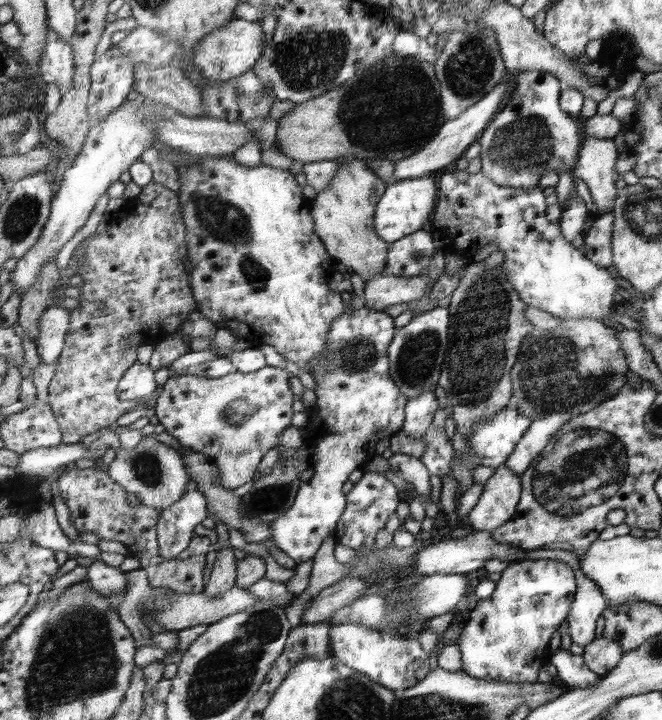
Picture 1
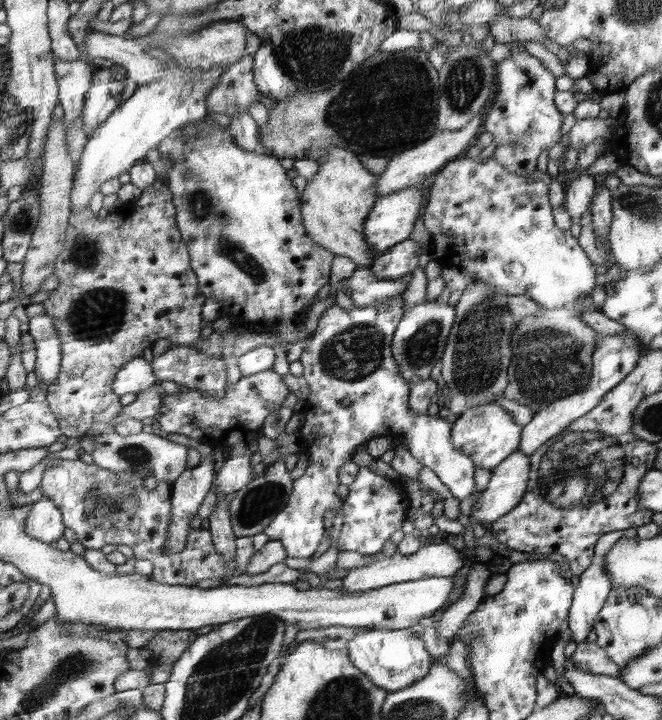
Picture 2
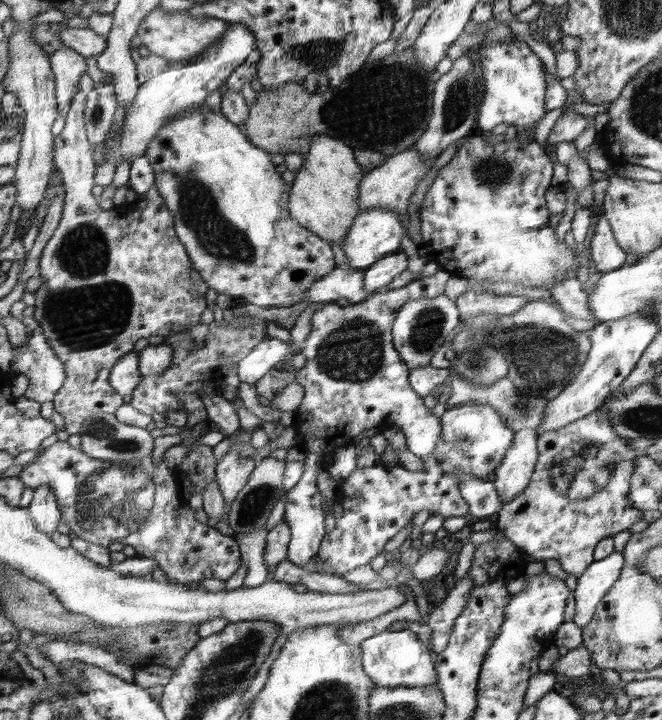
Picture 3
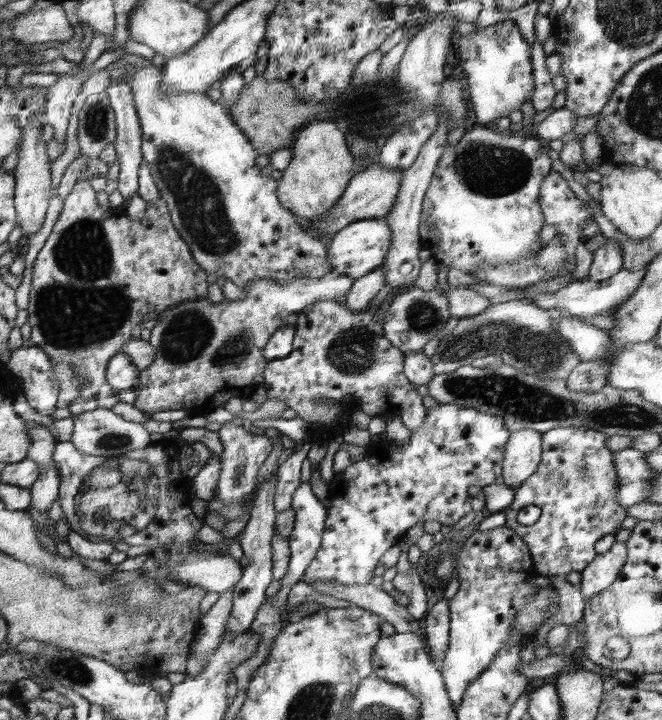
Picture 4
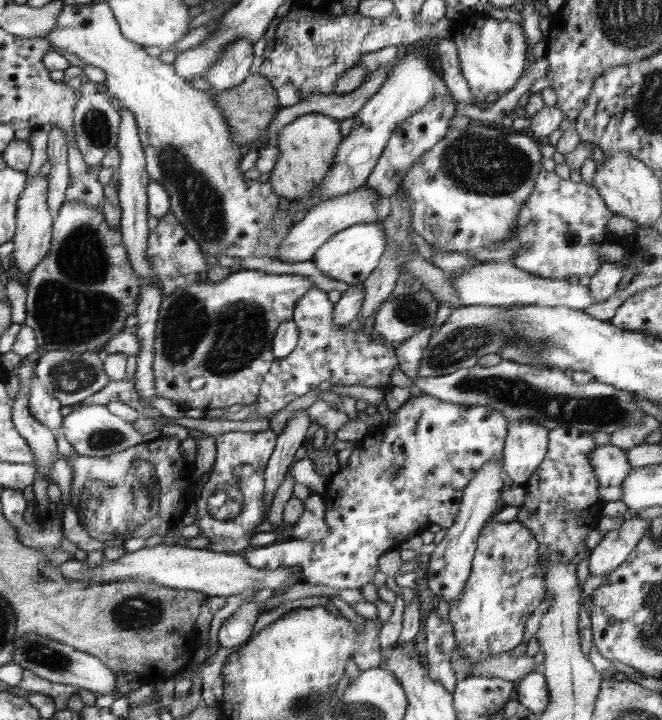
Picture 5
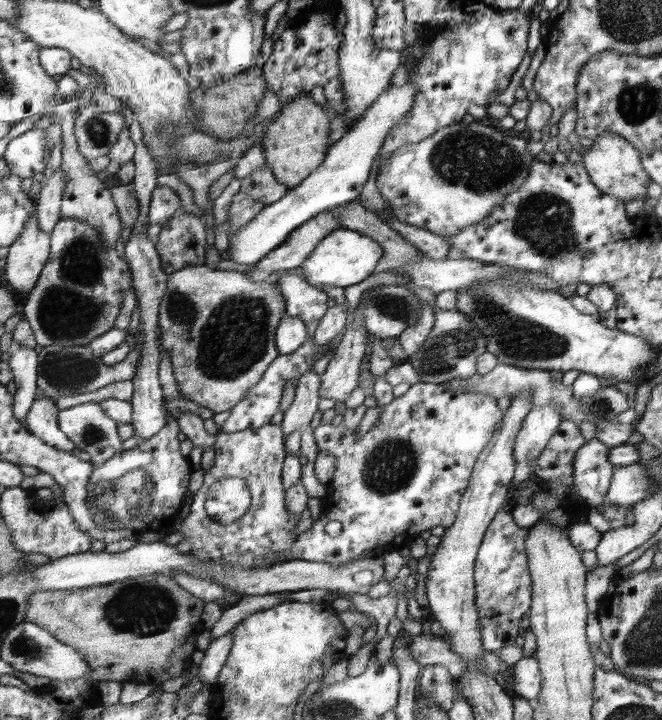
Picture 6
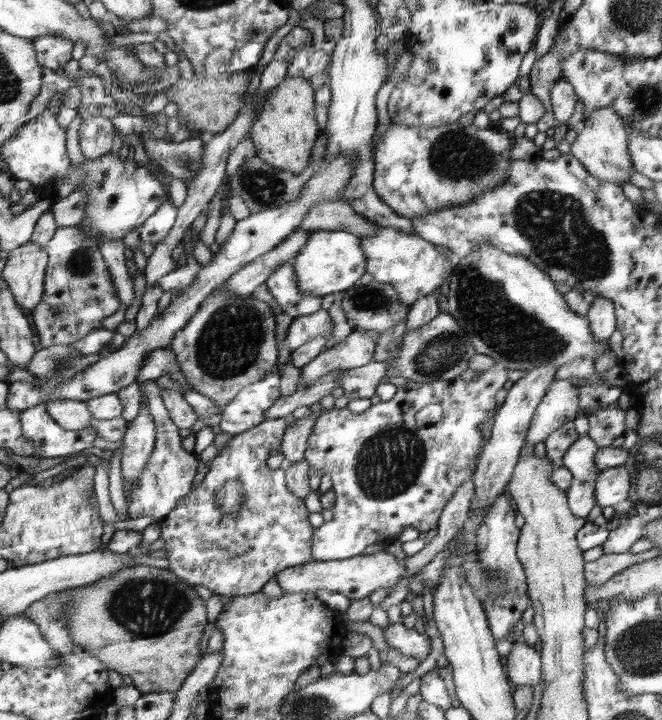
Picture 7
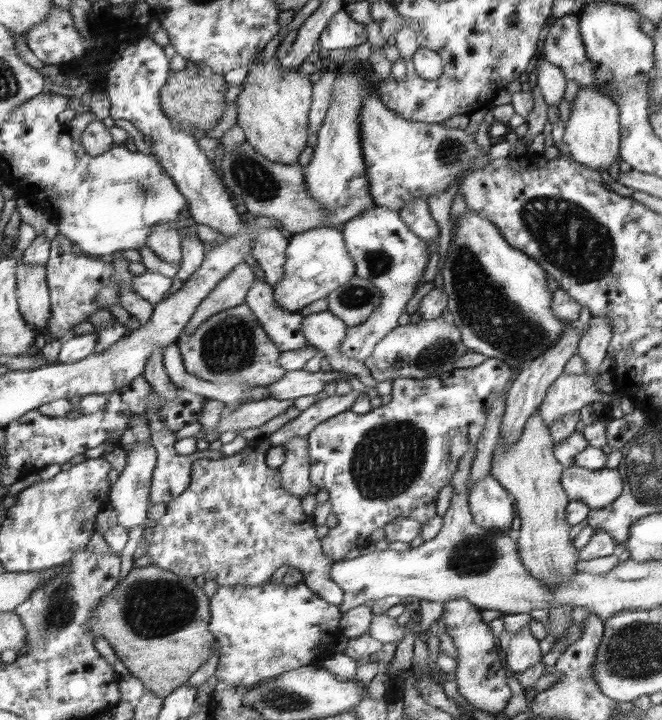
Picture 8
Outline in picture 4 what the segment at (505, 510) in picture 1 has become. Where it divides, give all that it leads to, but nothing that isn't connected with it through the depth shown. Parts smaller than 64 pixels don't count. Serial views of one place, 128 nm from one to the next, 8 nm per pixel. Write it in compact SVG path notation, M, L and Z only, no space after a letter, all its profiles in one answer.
M531 428L511 431L506 442L499 481L510 489L518 489L539 470L542 453L543 433Z

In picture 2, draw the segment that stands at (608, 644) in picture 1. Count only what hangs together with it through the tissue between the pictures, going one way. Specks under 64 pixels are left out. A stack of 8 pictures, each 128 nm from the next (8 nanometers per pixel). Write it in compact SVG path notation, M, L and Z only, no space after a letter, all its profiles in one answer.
M580 642L570 657L578 670L594 674L605 674L616 678L621 677L621 668L615 661L608 658L608 652L594 642Z

